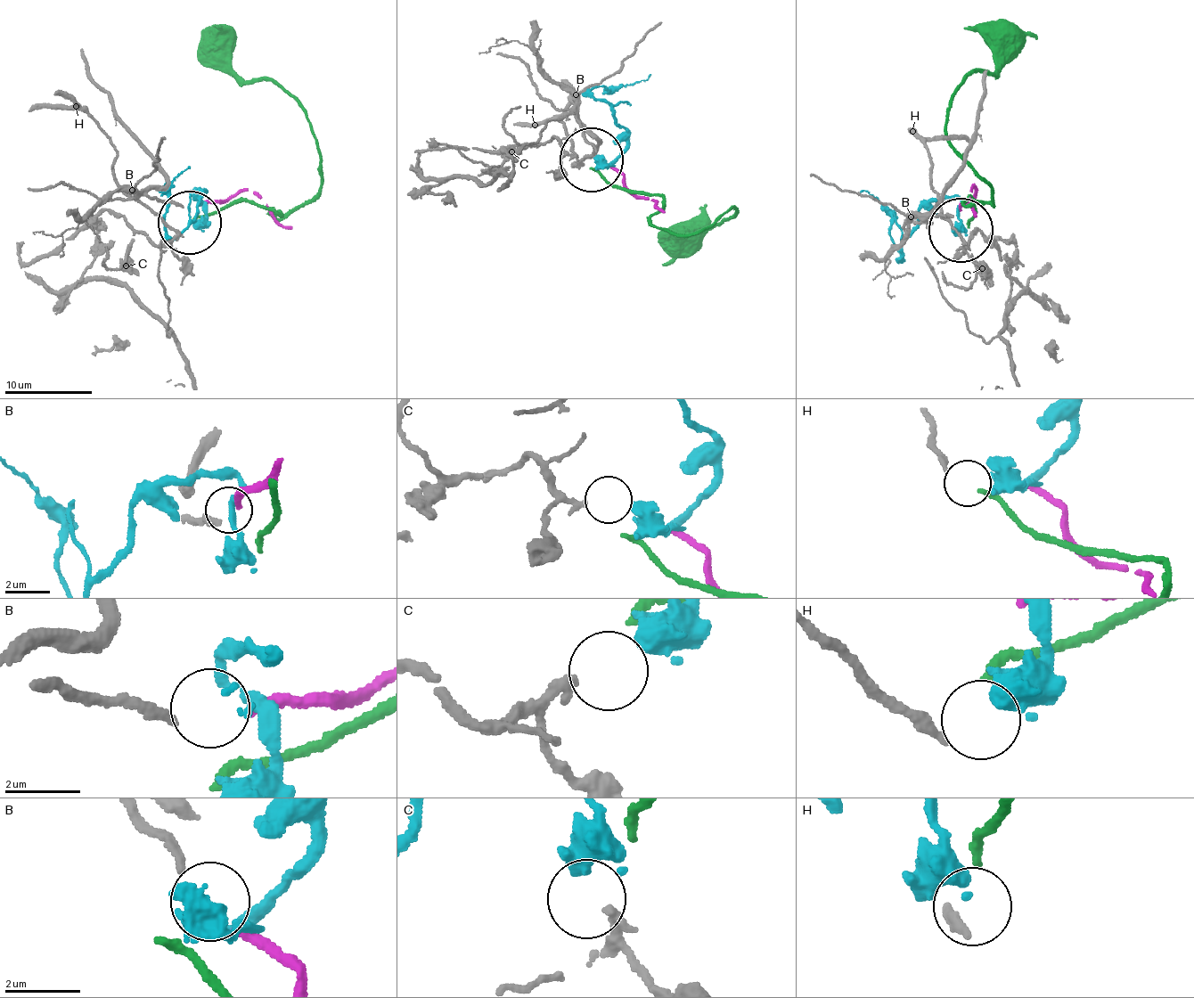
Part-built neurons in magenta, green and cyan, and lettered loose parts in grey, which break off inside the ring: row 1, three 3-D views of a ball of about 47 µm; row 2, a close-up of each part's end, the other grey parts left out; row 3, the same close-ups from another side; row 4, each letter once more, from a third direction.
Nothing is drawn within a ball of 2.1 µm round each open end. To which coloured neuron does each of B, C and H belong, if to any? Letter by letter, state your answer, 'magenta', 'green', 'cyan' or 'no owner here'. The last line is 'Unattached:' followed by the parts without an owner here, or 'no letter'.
B: magenta
C: cyan
H: green
Unattached: no letter

